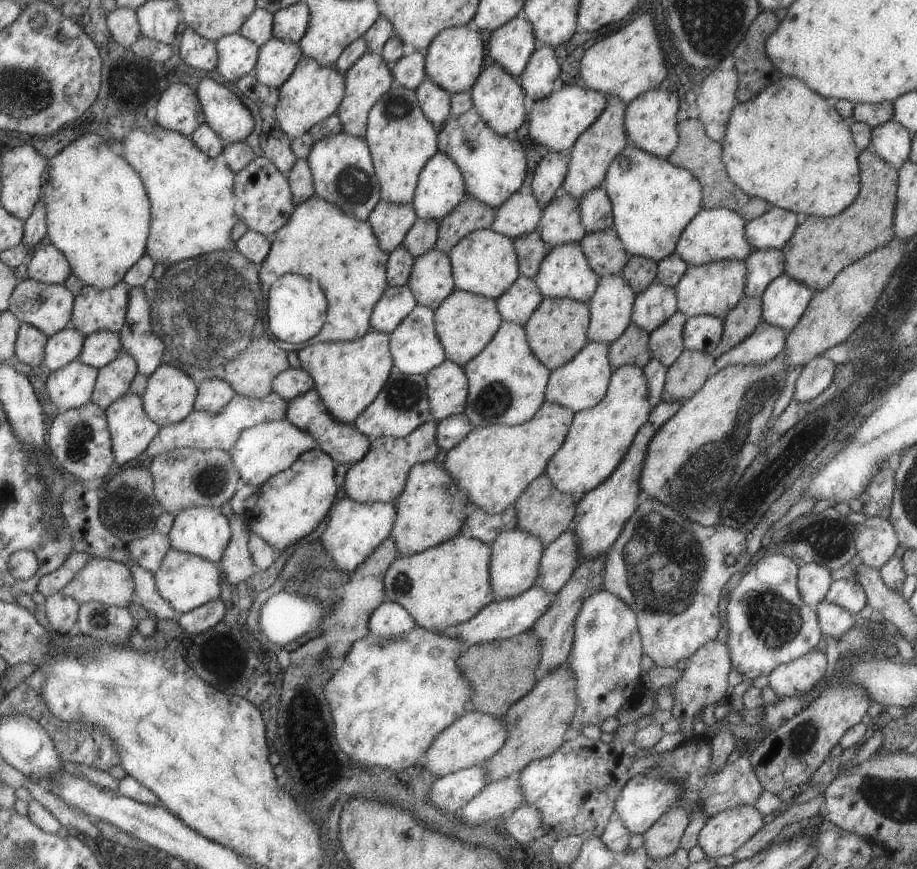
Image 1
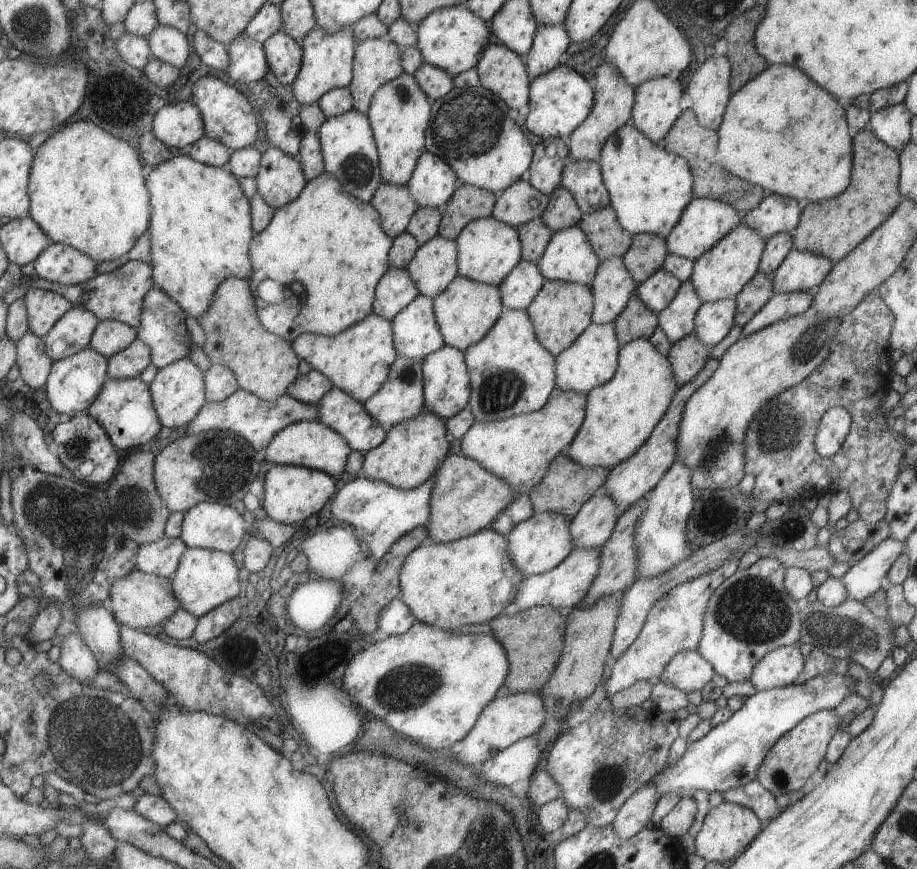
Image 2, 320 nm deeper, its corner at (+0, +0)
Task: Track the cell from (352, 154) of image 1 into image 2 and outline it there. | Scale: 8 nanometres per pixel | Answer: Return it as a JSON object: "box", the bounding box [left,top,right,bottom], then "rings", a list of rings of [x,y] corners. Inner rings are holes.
{"box":[316,109,382,202],"rings":[[[355,109],[326,118],[316,130],[321,145],[325,172],[332,174],[349,195],[363,202],[370,202],[382,181],[378,165],[378,152],[366,113]]]}

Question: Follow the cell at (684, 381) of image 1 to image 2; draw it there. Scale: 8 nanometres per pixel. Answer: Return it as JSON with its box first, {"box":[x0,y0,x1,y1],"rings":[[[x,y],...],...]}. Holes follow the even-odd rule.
{"box":[667,333,708,386],"rings":[[[693,333],[670,344],[667,358],[677,386],[688,383],[703,368],[708,349]]]}

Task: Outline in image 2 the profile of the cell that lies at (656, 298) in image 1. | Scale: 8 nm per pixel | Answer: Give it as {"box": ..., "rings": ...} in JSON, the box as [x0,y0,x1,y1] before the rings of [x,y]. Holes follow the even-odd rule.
{"box":[636,267,680,313],"rings":[[[661,267],[636,285],[636,293],[649,310],[658,313],[671,302],[679,285],[680,280]]]}

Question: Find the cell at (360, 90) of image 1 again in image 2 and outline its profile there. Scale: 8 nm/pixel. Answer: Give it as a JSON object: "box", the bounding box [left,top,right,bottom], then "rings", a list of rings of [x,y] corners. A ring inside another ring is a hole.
{"box":[348,38,404,113],"rings":[[[366,38],[356,43],[352,60],[352,79],[348,84],[353,109],[365,113],[373,92],[404,72],[400,54],[401,49],[388,38]]]}

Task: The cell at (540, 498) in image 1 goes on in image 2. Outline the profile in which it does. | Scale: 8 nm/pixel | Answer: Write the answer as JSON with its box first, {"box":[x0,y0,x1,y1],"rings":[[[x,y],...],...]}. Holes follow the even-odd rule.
{"box":[527,452,608,520],"rings":[[[565,452],[559,453],[549,463],[545,476],[527,492],[533,512],[558,512],[571,520],[577,514],[579,507],[603,488],[608,471],[607,468],[597,466],[583,467],[568,458]]]}

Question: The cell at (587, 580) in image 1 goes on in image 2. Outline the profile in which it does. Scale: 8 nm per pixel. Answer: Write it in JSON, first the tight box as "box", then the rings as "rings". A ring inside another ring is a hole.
{"box":[579,498,645,605],"rings":[[[641,498],[641,500],[631,503],[623,513],[619,514],[613,532],[600,548],[598,575],[592,580],[587,594],[579,605],[588,605],[605,595],[623,592],[624,589],[630,587],[636,581],[638,572],[636,571],[637,551],[634,543],[634,528],[643,512],[643,502],[645,500]]]}

